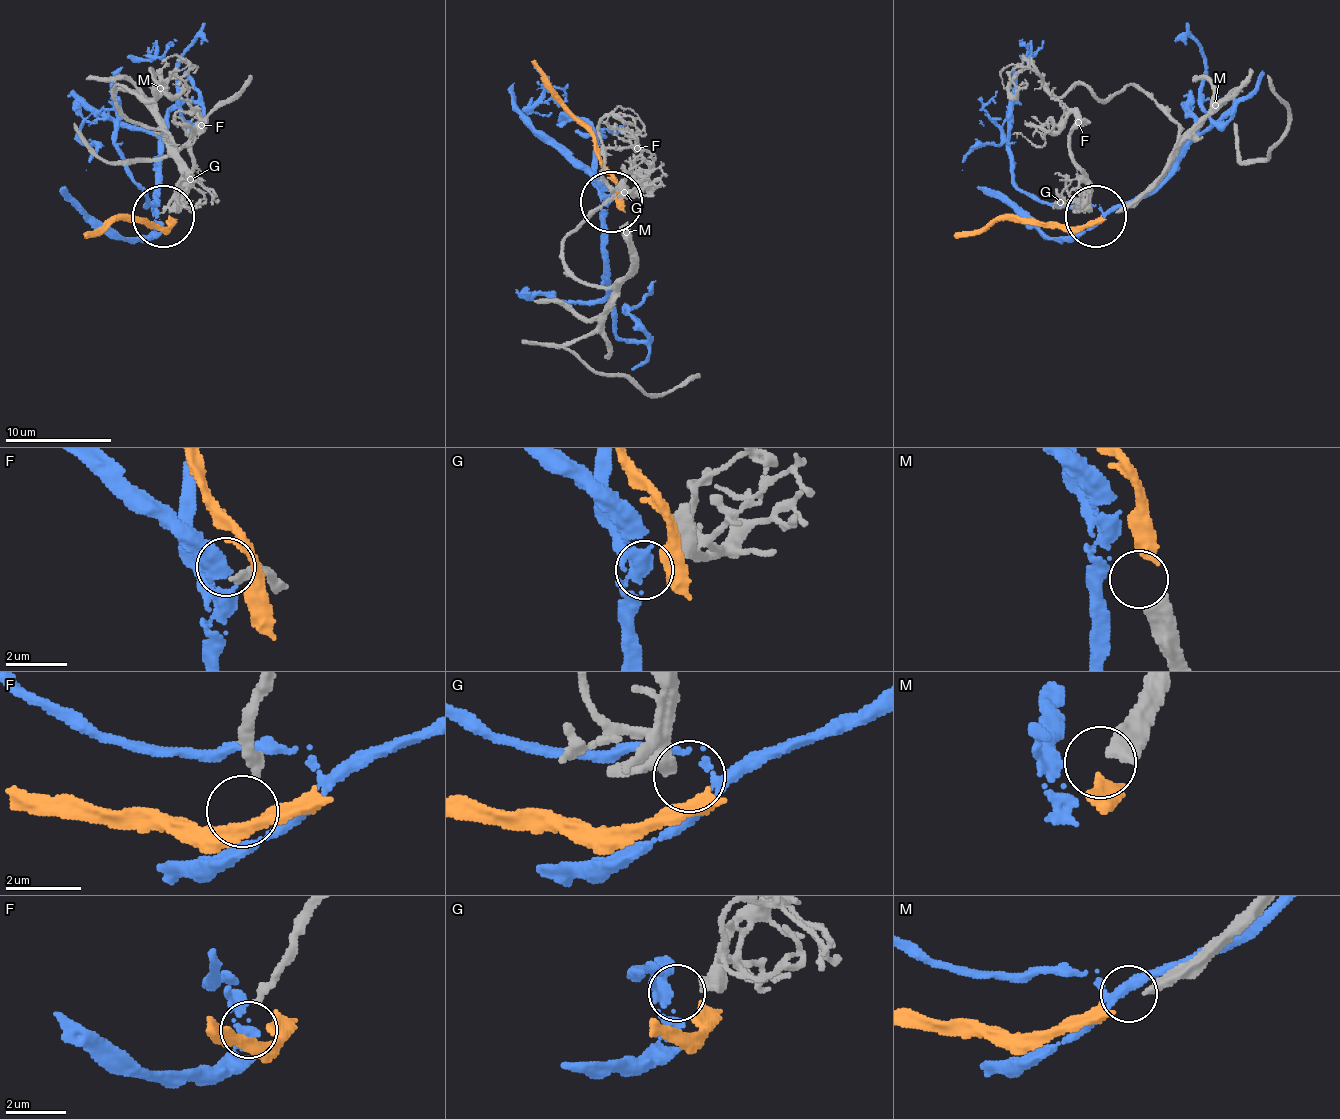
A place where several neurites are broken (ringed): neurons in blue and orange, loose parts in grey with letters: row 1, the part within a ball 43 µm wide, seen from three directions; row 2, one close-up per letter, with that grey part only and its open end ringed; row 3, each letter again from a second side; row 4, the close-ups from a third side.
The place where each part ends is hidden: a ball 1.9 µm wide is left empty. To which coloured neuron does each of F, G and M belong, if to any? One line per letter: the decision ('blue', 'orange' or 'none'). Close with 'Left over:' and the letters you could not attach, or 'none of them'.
F: none
G: blue
M: orange
Left over: F

